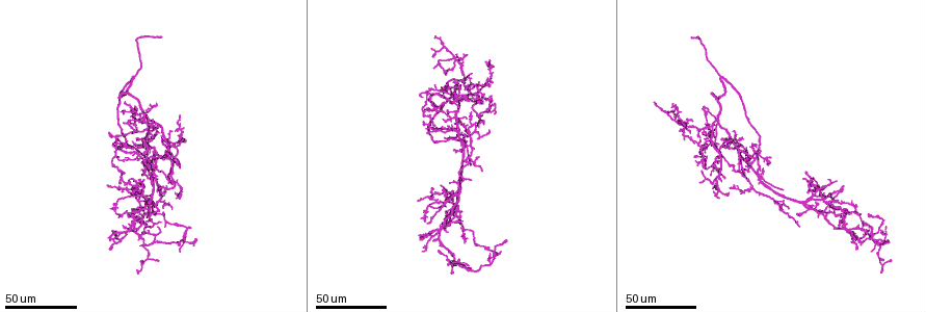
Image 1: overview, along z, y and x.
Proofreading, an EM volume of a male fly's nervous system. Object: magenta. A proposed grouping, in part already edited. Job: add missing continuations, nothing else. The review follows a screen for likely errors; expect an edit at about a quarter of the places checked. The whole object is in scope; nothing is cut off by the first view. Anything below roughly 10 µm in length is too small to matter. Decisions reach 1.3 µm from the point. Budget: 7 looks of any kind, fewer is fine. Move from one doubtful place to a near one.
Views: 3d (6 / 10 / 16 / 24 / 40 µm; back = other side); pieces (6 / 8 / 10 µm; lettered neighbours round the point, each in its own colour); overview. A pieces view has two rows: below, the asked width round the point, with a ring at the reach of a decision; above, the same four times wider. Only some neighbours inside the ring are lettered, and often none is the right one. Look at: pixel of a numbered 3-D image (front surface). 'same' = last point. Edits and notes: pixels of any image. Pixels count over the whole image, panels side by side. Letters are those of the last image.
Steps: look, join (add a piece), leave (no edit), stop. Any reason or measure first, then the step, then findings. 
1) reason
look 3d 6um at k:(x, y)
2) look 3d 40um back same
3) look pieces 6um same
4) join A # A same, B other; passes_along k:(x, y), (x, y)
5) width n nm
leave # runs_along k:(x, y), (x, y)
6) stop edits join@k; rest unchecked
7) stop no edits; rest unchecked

end of a long branch
look 3d 40um at 1:(471, 74)

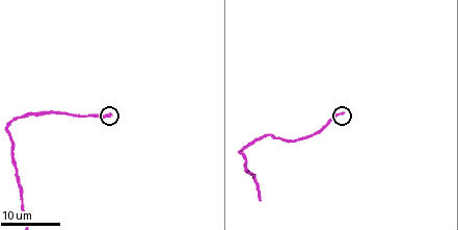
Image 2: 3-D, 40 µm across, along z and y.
see the neighbours
look pieces 8um at 2:(109, 116)

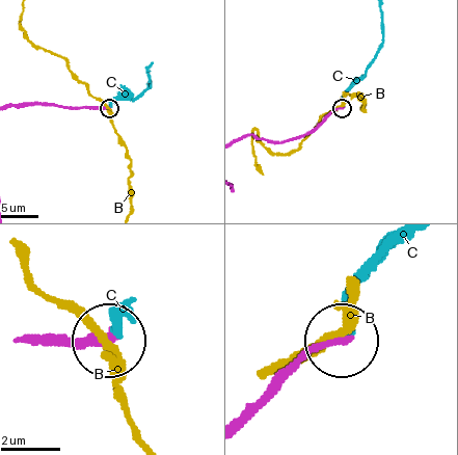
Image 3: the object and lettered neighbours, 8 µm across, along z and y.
join C # B other, C same; passes_along 3:(323, 121), (343, 107), (375, 54), (381, 9); it goes on there

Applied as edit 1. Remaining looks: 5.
an open end
look 3d 24um at 1:(160, 138)

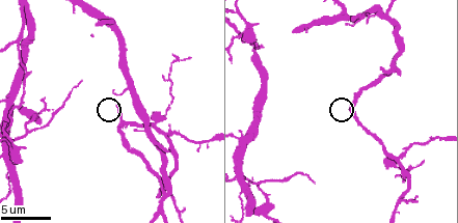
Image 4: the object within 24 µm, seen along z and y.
look pieces 8um at 4:(117, 106)

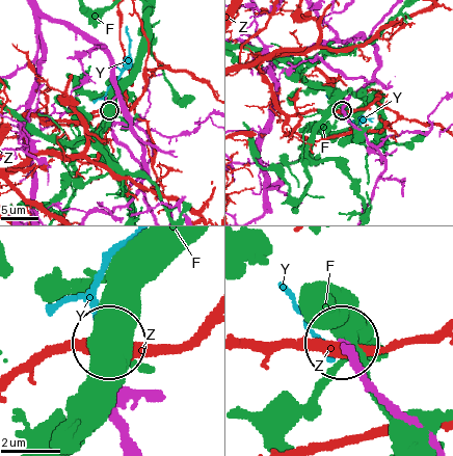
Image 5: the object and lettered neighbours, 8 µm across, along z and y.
join Y # F other, Y same, Z other; it goes on there

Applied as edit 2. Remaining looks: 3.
thin end
look 3d 40um at 1:(470, 165)

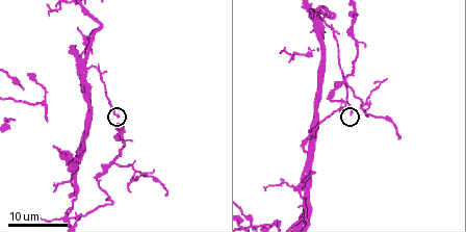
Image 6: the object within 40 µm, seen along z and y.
look pieces 10um at 6:(118, 118)

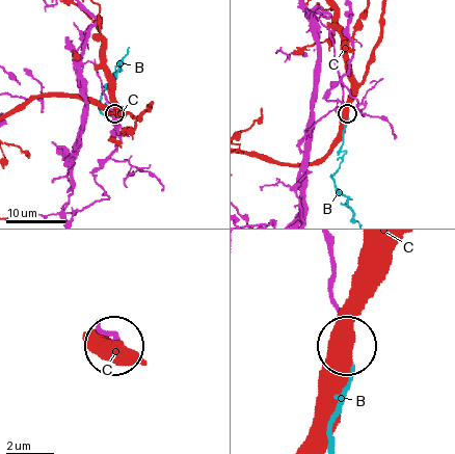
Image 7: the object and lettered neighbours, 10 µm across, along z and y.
join B # B same, C other; passes_along 7:(329, 291), (347, 330), (347, 361), (347, 391), (329, 444); the neuron continues

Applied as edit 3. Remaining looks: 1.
stop edits join@3, join@5, join@7; rest unchecked

